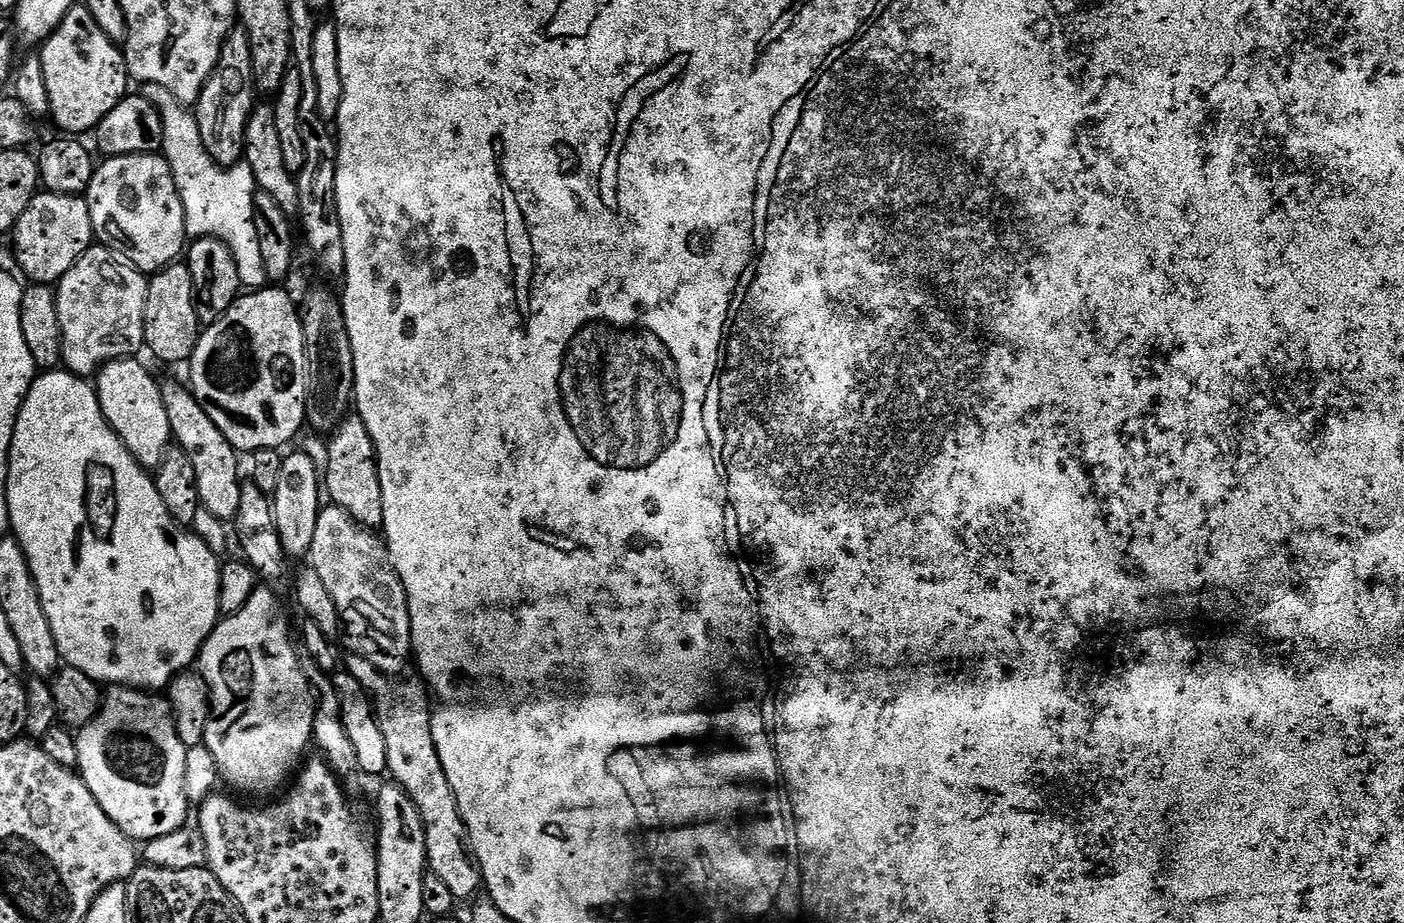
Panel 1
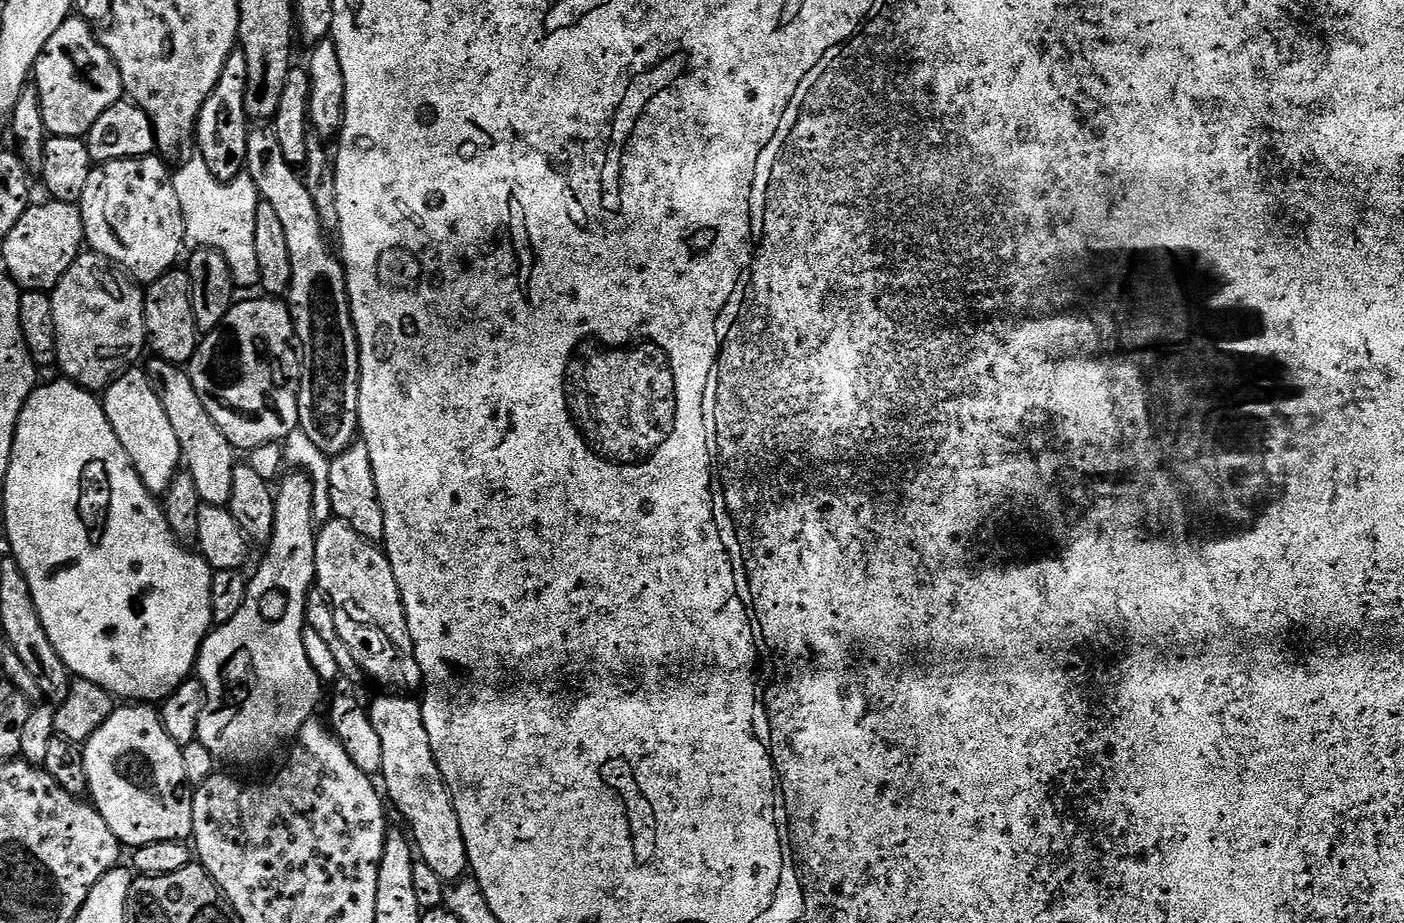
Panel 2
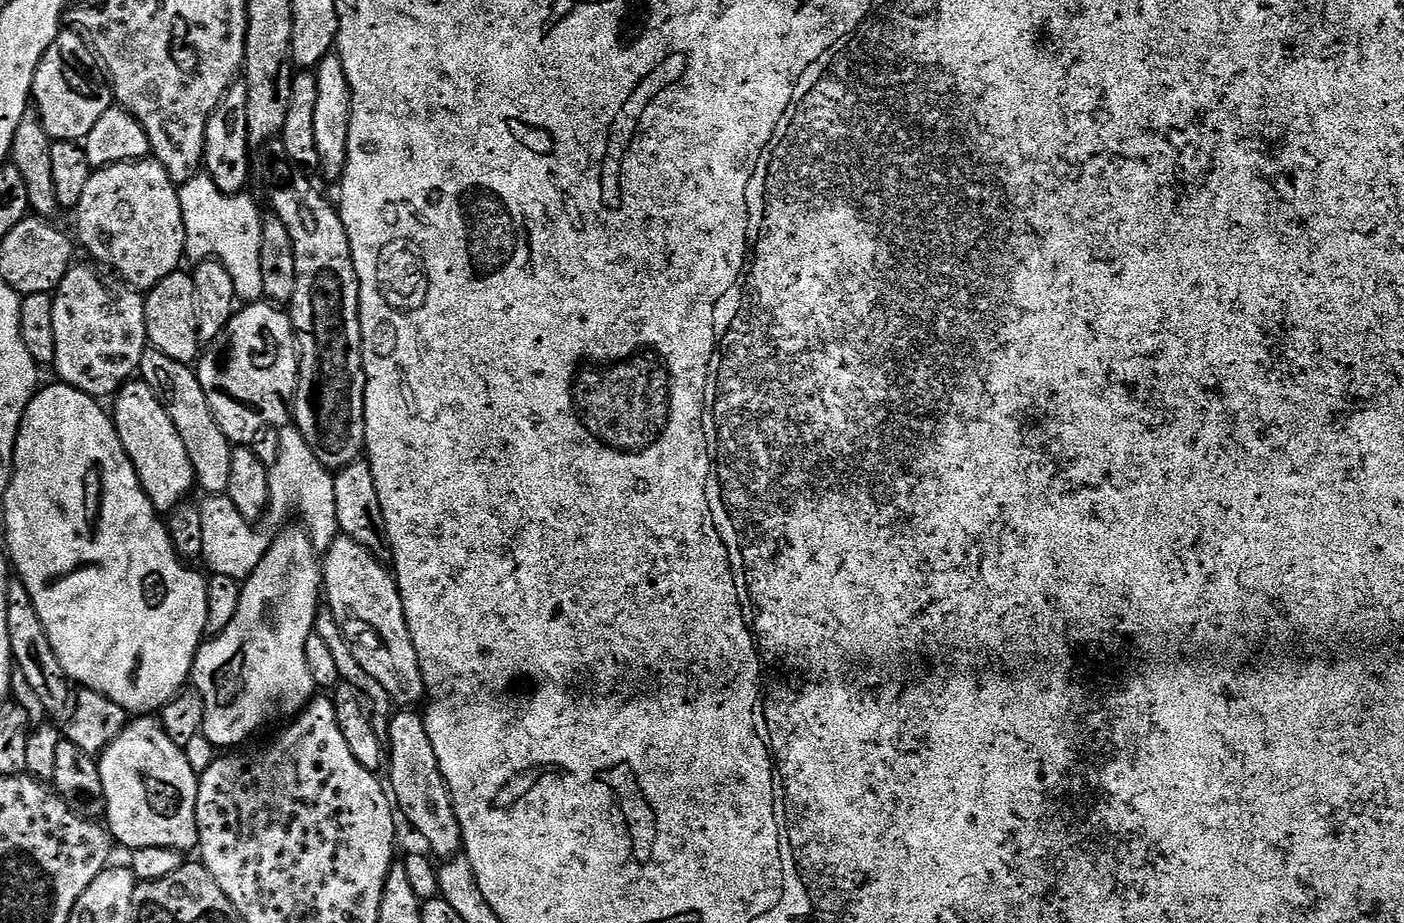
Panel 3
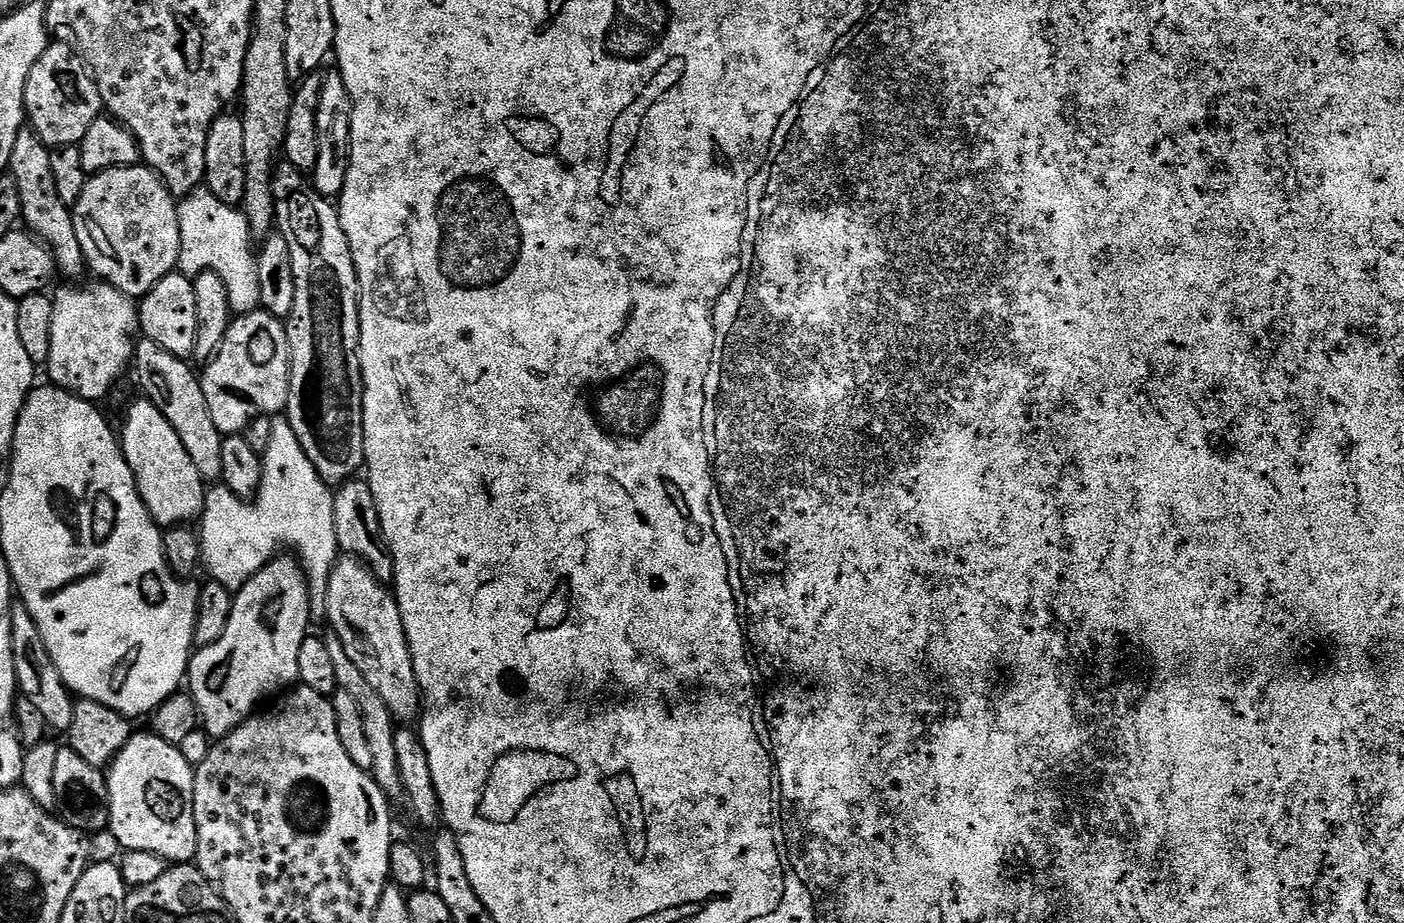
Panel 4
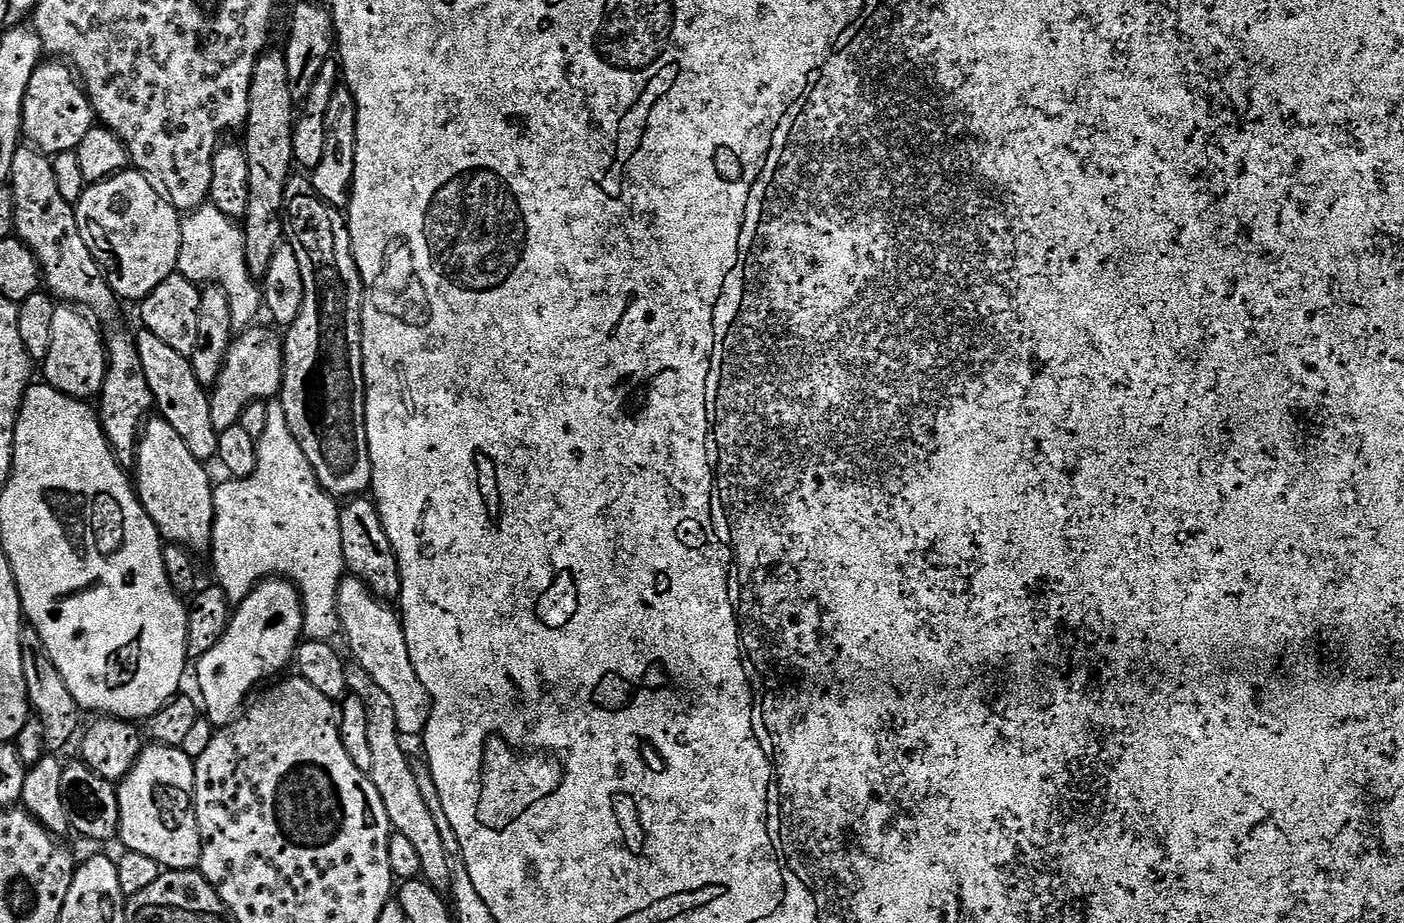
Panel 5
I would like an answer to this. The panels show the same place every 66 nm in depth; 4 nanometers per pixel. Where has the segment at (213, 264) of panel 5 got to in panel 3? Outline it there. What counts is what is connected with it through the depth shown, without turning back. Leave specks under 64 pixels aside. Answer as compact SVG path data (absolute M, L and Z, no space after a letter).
M197 174L186 183L179 185L180 205L182 206L182 218L186 226L186 246L184 255L192 262L202 260L216 260L222 266L226 266L226 271L230 274L230 279L234 281L237 301L240 302L260 302L264 300L262 290L262 211L248 194L231 196L218 186L207 174Z

